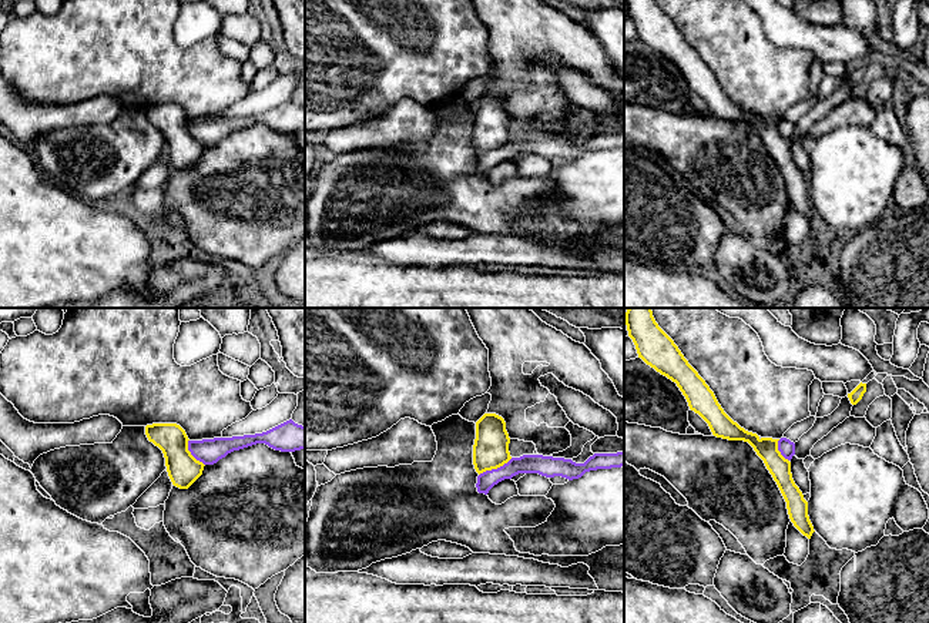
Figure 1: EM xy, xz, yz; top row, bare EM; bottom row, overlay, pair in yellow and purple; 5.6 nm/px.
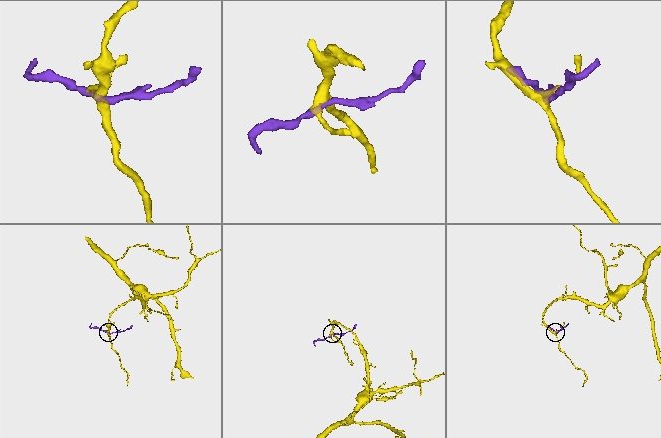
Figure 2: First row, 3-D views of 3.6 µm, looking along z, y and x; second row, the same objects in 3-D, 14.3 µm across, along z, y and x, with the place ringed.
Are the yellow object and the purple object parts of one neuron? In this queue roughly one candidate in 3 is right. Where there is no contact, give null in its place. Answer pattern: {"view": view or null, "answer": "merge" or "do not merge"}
{"view": "xz", "answer": "do not merge"}

